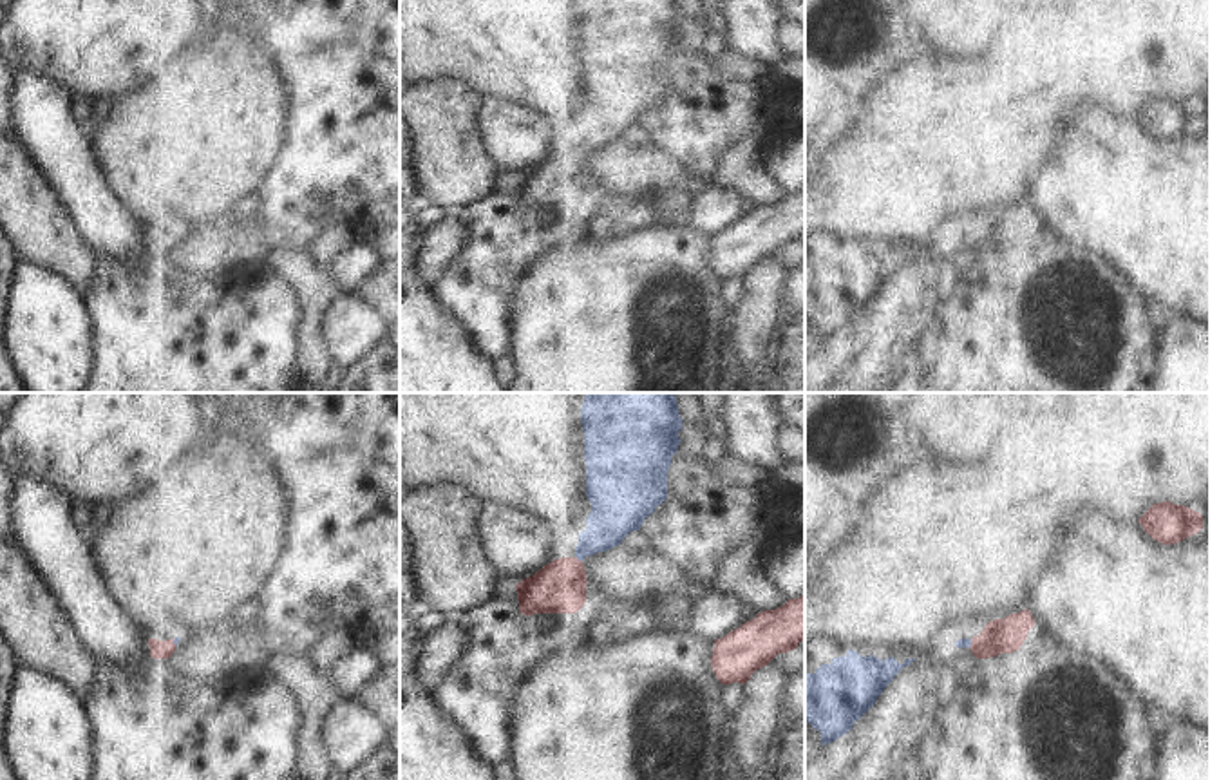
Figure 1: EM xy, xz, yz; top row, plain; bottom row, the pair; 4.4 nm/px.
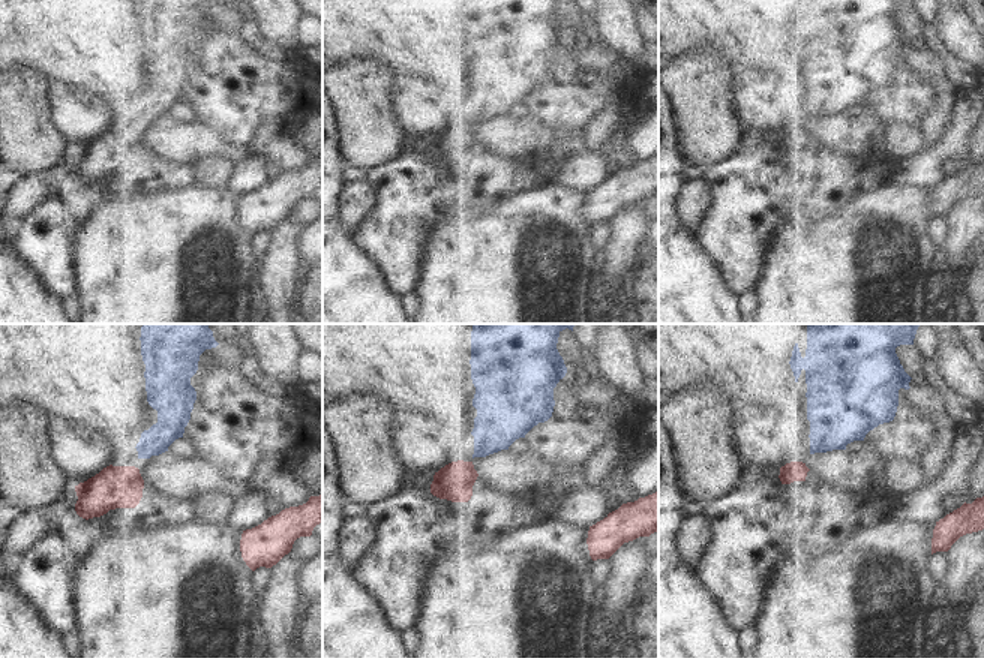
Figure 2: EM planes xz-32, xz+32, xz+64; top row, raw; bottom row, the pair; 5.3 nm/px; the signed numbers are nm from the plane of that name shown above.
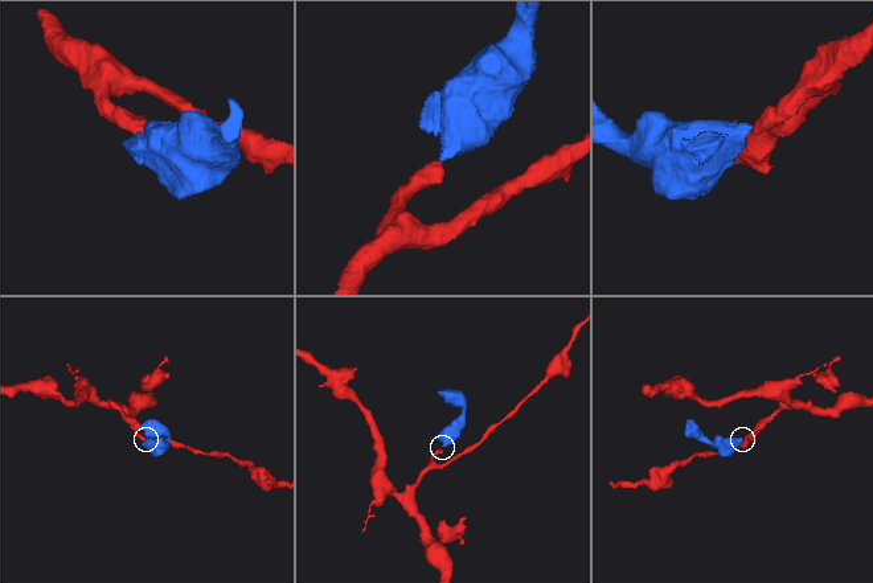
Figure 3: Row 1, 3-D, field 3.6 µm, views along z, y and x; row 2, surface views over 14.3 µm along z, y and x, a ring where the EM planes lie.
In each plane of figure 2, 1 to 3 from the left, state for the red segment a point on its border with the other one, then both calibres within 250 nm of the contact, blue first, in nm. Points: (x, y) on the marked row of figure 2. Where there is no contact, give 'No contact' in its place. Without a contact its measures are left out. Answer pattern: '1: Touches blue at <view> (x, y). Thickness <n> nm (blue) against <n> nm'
1: No contact
2: No contact
3: No contact.

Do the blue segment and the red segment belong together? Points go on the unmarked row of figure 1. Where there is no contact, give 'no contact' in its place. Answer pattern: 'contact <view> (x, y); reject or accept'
contact xz (579, 154); accept

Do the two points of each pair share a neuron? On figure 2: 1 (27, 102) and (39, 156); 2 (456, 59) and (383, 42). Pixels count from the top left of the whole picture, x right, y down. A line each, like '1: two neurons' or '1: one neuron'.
1: one neuron
2: one neuron

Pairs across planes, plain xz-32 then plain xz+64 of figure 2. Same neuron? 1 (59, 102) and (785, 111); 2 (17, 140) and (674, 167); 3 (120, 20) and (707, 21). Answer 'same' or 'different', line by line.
1: same
2: different
3: same

